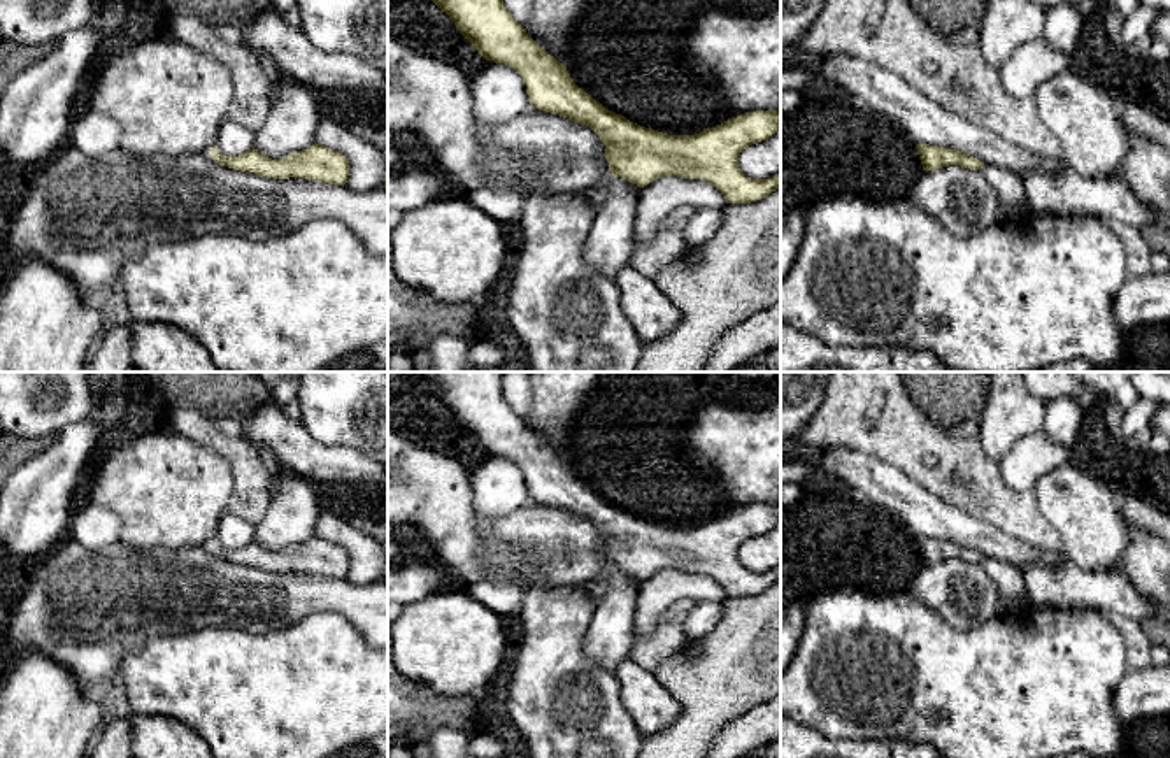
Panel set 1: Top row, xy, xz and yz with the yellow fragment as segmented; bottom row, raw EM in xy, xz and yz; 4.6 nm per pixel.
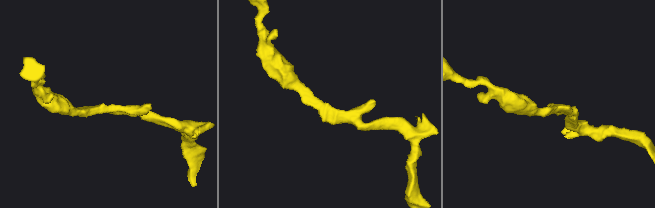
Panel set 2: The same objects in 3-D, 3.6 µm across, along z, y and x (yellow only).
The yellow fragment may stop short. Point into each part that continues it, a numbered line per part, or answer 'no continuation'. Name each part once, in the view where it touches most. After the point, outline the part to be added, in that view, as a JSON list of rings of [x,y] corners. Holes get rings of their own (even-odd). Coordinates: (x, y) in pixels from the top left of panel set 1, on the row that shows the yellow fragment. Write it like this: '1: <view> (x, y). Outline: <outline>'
no continuation

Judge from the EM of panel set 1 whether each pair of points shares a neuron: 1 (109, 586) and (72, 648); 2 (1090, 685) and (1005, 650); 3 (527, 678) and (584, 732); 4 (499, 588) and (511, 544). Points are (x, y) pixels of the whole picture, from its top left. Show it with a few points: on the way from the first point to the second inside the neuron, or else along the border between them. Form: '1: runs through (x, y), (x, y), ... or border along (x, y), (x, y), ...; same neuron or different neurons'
1: runs through (100, 602), (88, 614), (88, 632); same neuron
2: runs through (1069, 685), (1046, 685), (1027, 665); same neuron
3: runs through (541, 688), (570, 718); same neuron
4: border along (462, 586), (483, 578), (507, 578), (523, 590); different neurons

